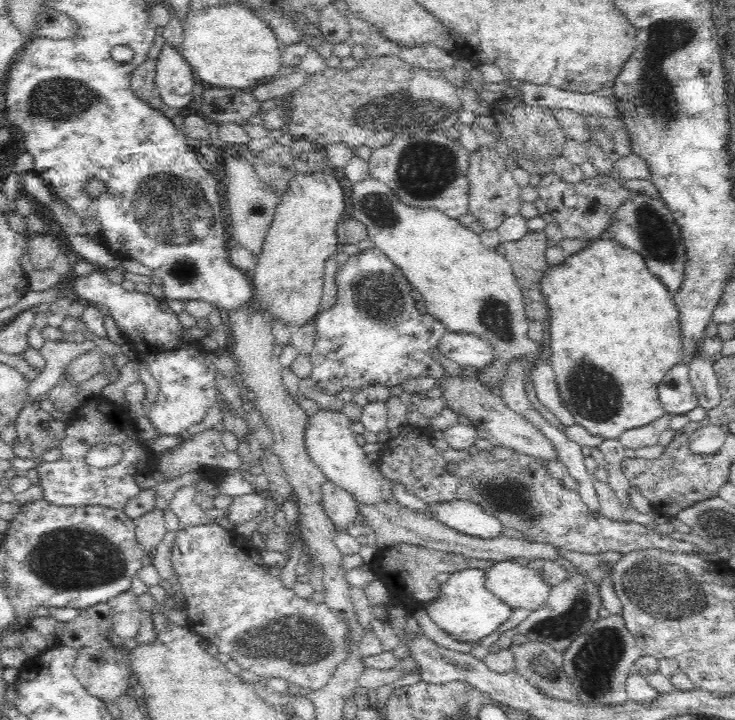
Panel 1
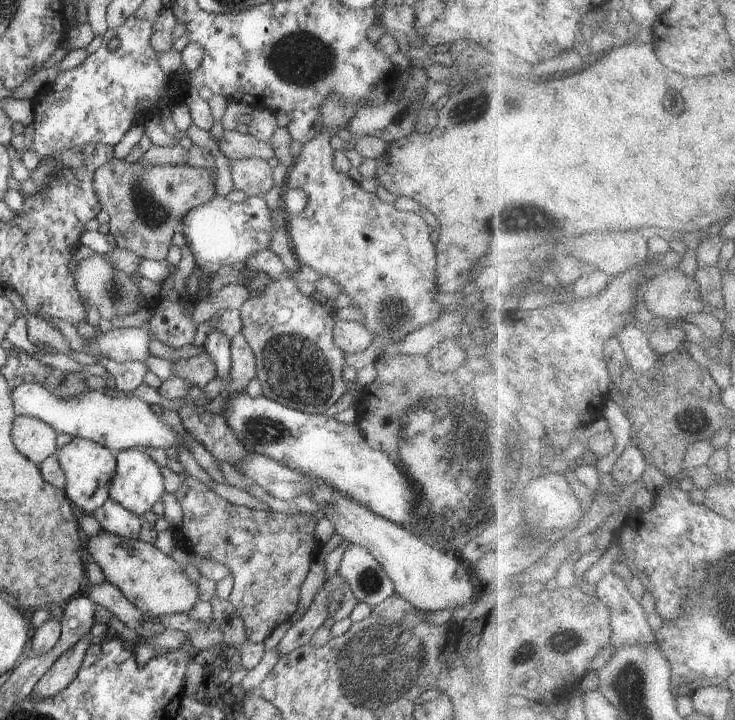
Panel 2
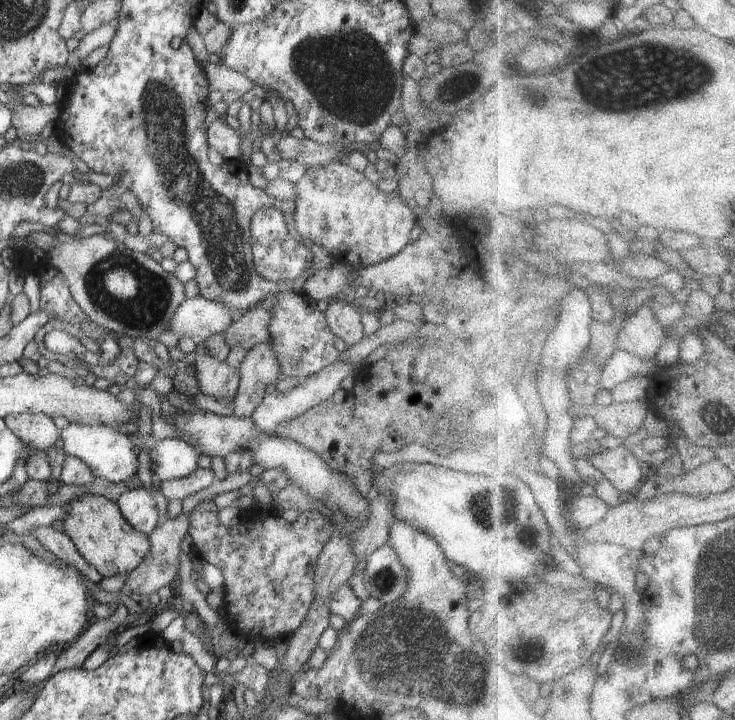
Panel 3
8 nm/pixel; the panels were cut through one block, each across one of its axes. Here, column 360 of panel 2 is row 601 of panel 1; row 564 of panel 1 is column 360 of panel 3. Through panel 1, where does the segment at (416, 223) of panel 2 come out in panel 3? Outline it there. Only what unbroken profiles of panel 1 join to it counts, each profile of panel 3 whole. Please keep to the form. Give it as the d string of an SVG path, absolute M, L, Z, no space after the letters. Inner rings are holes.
M339 162L324 164L324 166L308 167L306 174L302 176L302 179L298 181L295 186L296 198L293 200L293 202L294 206L296 206L296 210L294 210L294 219L292 221L294 227L300 233L302 238L308 238L310 242L314 242L314 244L318 244L318 246L326 248L326 250L328 250L328 252L334 256L335 262L344 262L345 264L352 264L353 266L358 266L358 264L362 264L363 266L370 266L370 264L377 264L382 260L388 260L388 258L396 256L398 252L401 252L407 246L407 244L411 242L411 231L414 228L414 225L417 223L418 219L414 215L414 212L412 212L410 209L410 206L406 204L402 198L392 194L392 192L386 193L380 190L376 183L371 182L366 178L366 176L364 176L363 172L353 170L350 168L350 166Z

